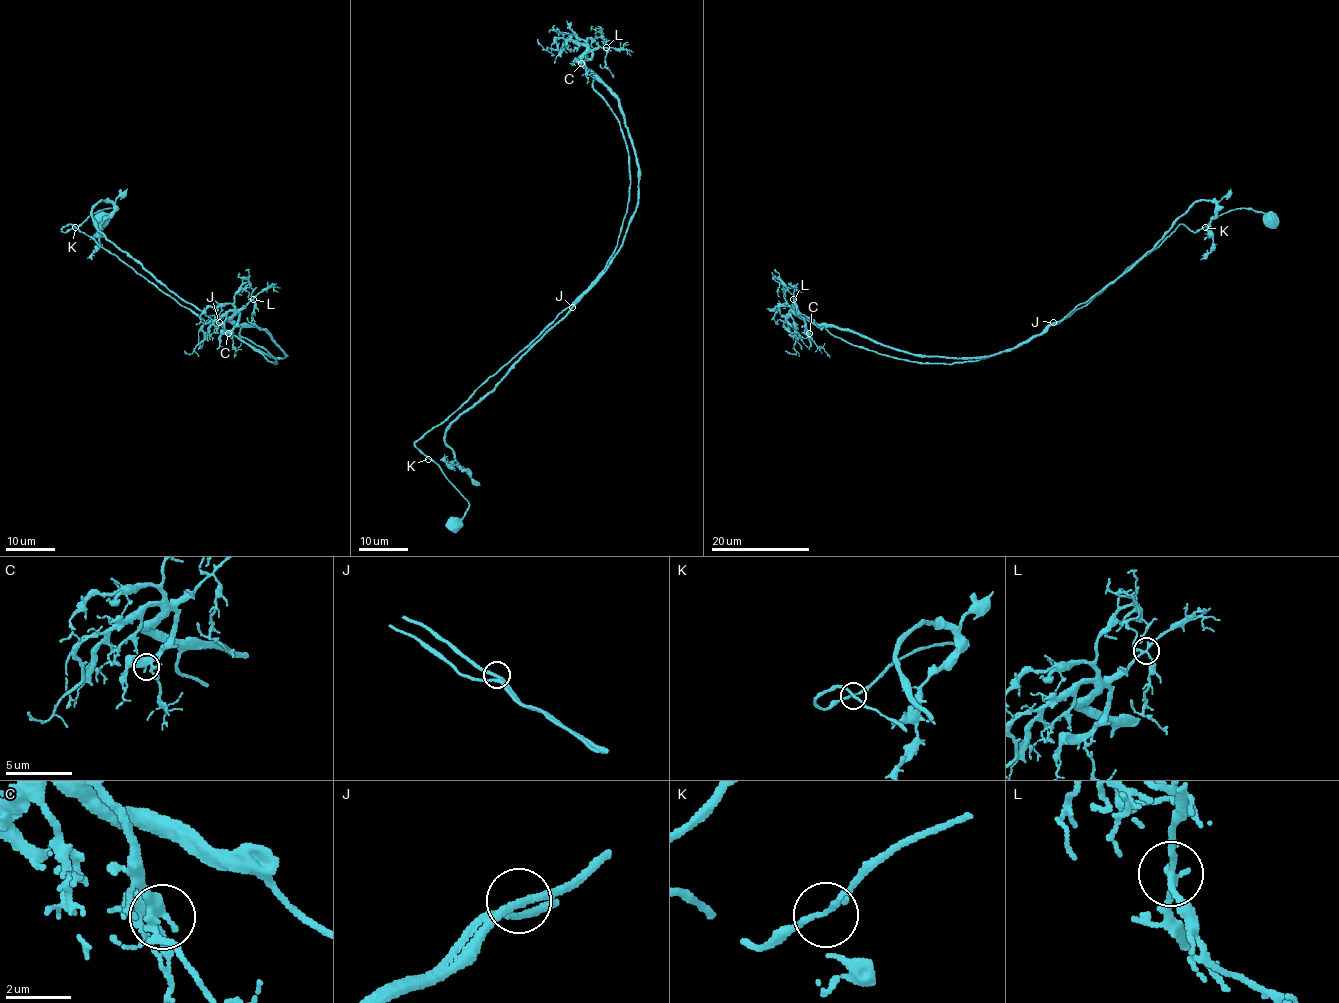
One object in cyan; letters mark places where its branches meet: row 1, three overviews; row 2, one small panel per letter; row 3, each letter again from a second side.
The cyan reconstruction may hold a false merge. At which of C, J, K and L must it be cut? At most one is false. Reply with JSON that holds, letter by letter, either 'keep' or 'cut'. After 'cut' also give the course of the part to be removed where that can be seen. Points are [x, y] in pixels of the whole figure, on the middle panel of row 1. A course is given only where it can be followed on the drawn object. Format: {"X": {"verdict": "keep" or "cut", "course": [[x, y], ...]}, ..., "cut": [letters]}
{"C": {"verdict": "keep"}, "J": {"verdict": "keep"}, "K": {"verdict": "keep"}, "L": {"verdict": "keep"}, "cut": []}

